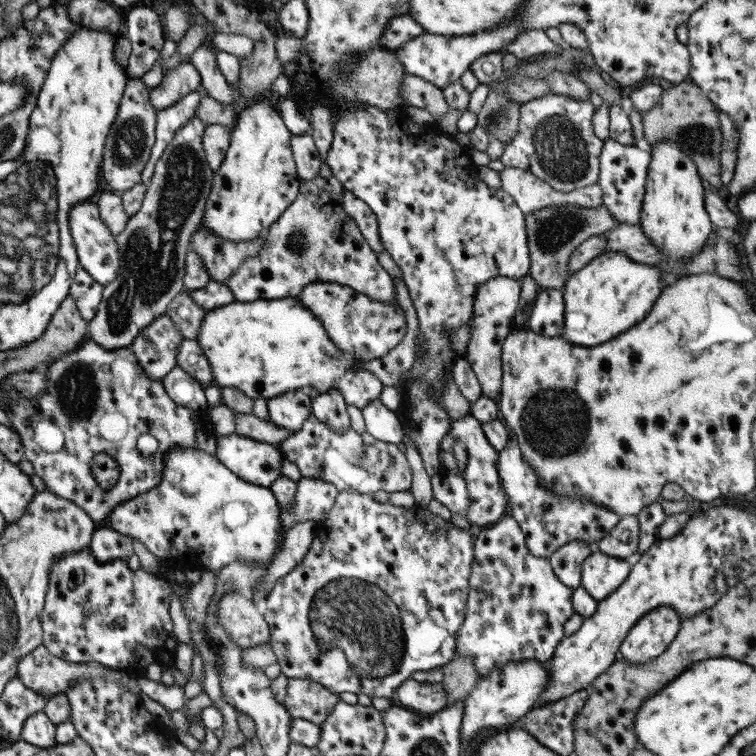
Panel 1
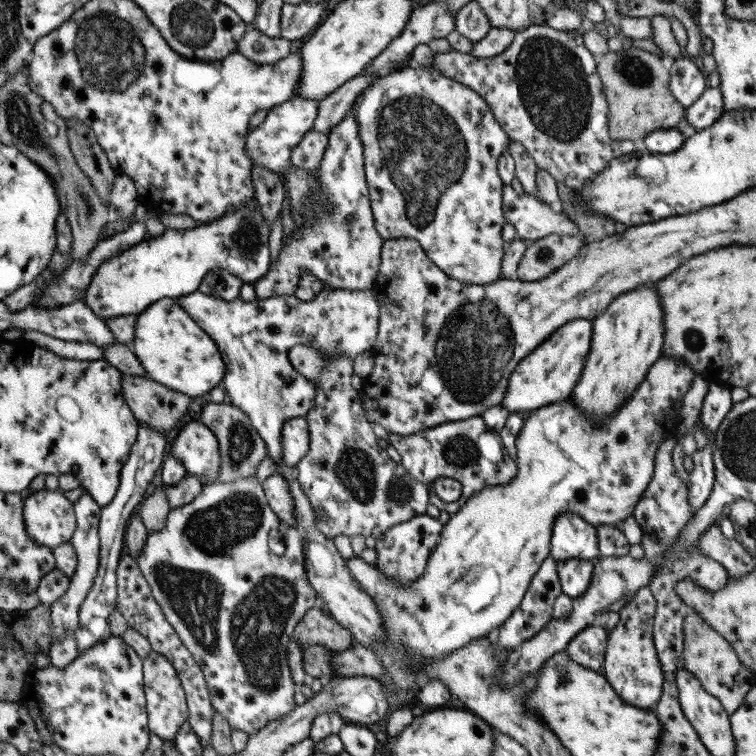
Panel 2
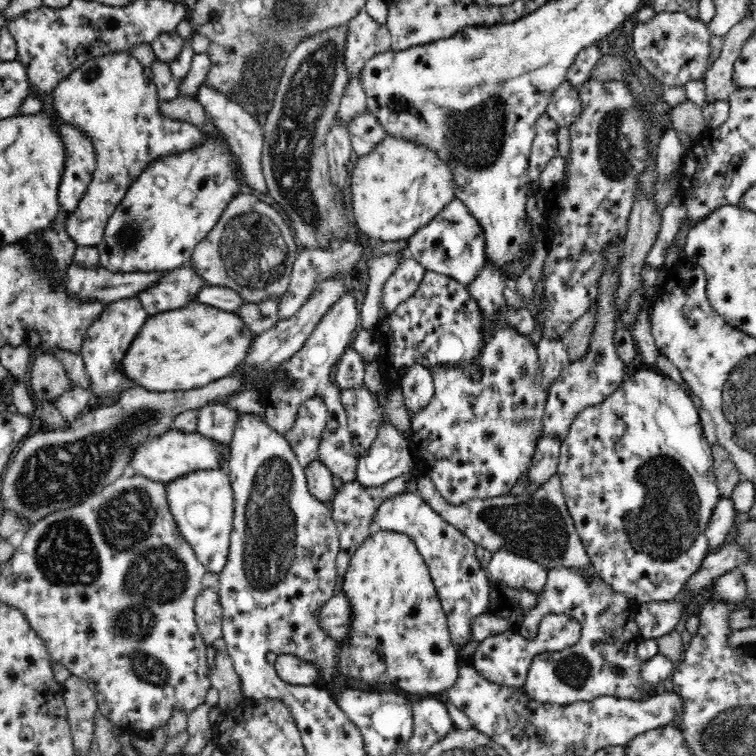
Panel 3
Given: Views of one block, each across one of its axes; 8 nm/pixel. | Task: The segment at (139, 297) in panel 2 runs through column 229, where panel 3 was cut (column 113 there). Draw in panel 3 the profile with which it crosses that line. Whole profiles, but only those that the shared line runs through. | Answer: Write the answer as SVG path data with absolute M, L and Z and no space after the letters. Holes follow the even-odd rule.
M202 129L201 141L182 152L159 156L131 182L106 223L98 248L98 267L110 273L150 273L175 270L190 263L194 248L216 227L228 204L242 192L241 170L224 133Z

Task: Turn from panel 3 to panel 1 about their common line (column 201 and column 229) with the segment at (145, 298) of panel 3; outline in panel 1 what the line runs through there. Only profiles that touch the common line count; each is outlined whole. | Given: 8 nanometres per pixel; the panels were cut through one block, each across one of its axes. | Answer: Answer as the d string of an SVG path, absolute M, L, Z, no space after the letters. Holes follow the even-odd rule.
M323 104L310 107L309 134L319 154L321 167L315 179L303 179L295 198L281 216L266 229L266 238L256 256L243 260L229 279L227 289L236 302L257 300L278 300L296 298L302 289L314 282L331 282L351 288L371 301L389 305L395 299L392 278L379 266L373 253L351 219L341 207L343 187L331 175L325 163L325 154L332 141L334 125L331 124L331 111Z

